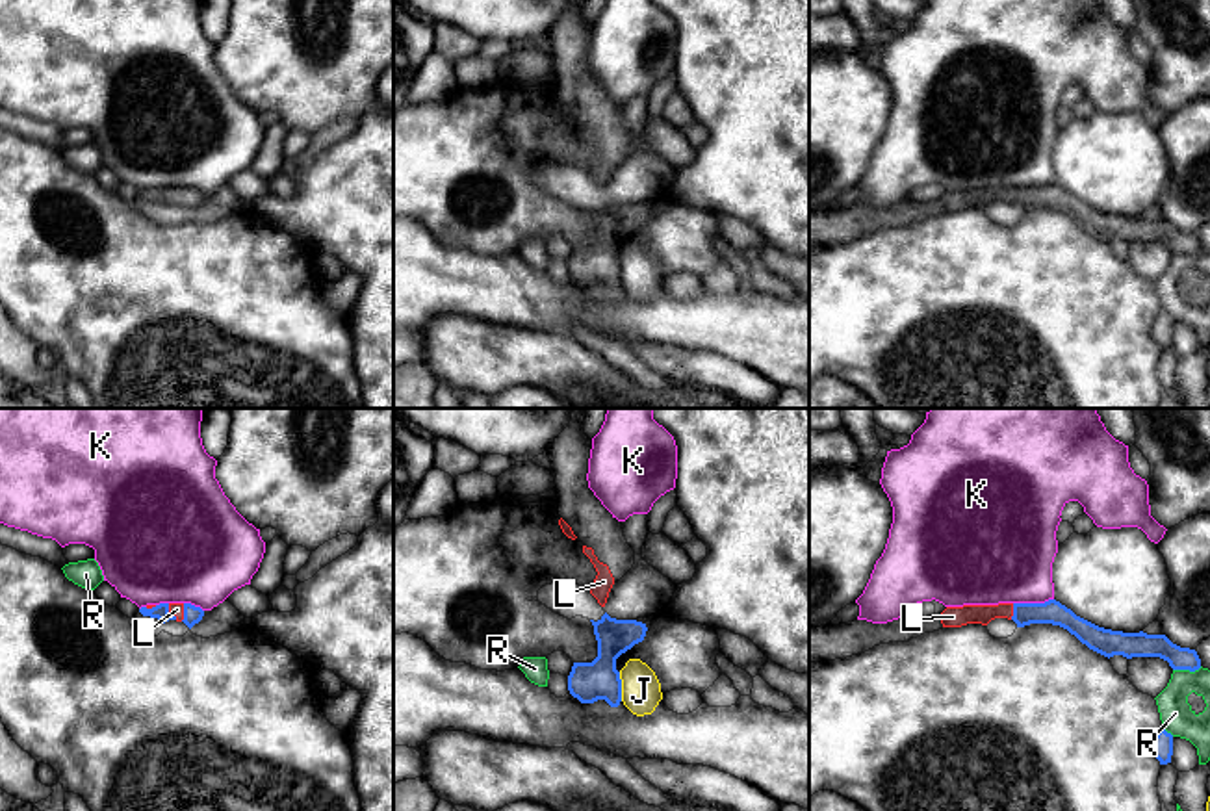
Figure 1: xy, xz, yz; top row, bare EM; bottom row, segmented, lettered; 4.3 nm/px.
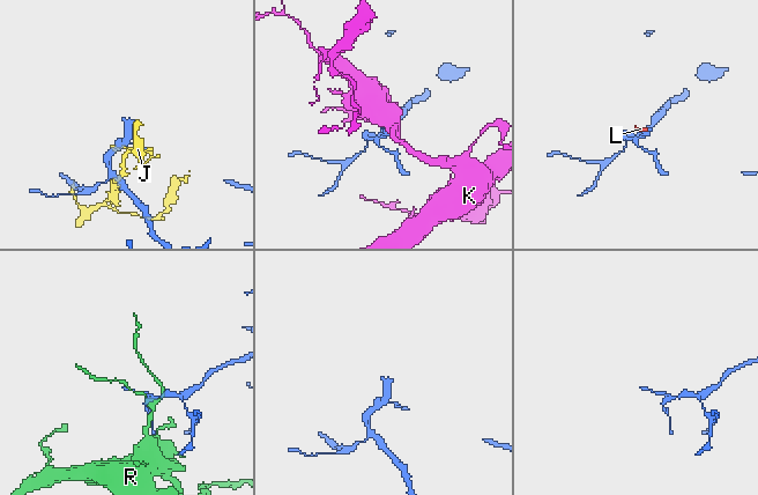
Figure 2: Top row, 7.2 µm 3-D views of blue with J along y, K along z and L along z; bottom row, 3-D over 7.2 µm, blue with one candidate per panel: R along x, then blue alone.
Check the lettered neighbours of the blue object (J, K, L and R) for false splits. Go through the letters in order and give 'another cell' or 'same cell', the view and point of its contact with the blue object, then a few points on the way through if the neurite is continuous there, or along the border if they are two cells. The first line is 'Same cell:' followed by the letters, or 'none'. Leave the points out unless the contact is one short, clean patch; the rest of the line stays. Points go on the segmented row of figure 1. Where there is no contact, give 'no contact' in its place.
Same cell: L
J: another cell | xz (620, 687)
K: another cell | yz (1032, 604)
L: same cell | xy (167, 611) | across xy (160, 611), (167, 611), (177, 609)
R: another cell | yz (1186, 669)

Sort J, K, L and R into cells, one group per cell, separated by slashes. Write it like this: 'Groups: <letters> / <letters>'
Groups: J / K / L / R

